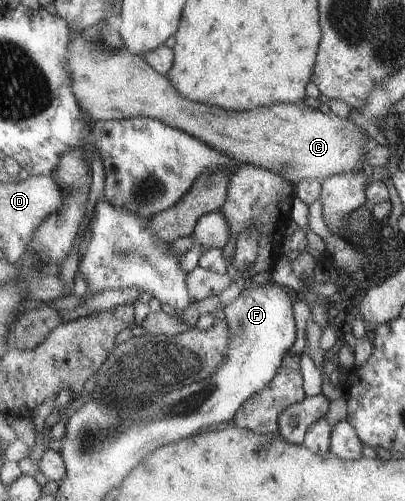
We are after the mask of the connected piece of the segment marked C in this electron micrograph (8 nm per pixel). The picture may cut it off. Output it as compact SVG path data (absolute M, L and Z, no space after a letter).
M96 23L83 31L72 31L71 40L74 44L74 58L68 58L70 62L68 66L72 66L72 78L76 78L74 96L92 122L152 117L167 123L170 127L195 135L202 142L228 153L239 163L252 163L272 172L282 171L292 184L307 178L319 178L323 182L324 179L340 173L359 173L368 168L363 166L367 150L373 148L378 141L383 141L382 138L373 138L363 128L345 118L337 117L332 113L328 116L324 115L320 110L305 103L280 102L247 111L233 111L184 98L167 75L161 75L147 59L140 55L133 55L127 49L127 44L119 33L118 27Z

